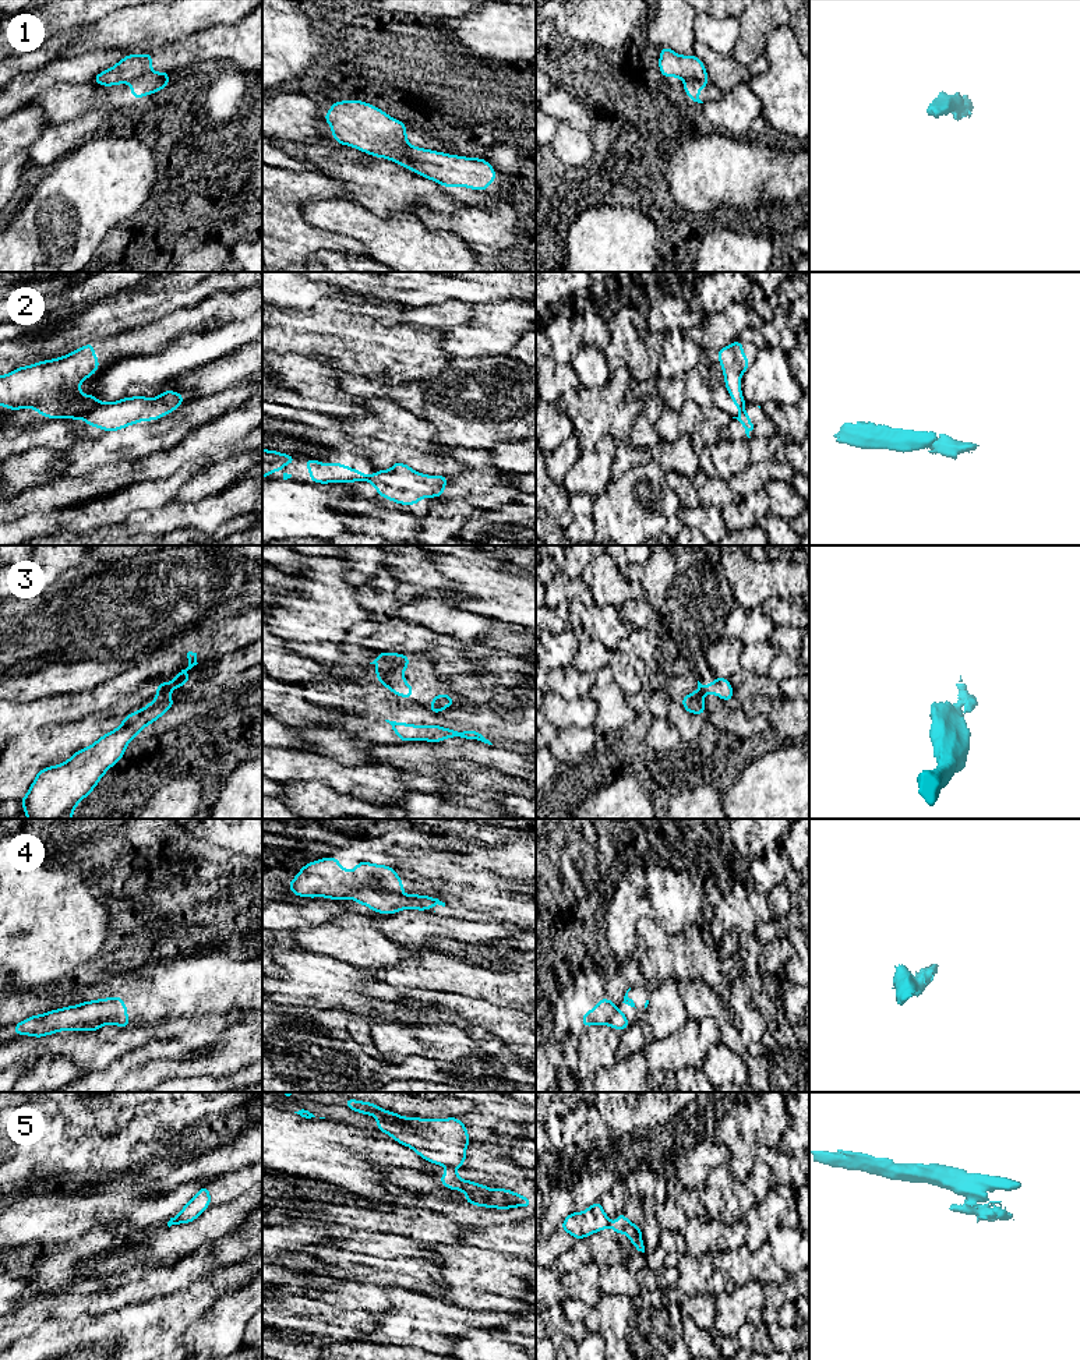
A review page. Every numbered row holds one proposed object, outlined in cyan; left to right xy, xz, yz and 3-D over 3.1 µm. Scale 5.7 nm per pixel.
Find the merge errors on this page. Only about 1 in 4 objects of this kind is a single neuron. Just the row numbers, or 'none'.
1, 2, 3, 4, 5

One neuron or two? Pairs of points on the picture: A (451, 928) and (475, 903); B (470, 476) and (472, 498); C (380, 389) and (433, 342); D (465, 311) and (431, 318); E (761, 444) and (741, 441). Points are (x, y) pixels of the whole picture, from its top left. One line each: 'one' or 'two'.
A: two
B: one
C: two
D: one
E: two

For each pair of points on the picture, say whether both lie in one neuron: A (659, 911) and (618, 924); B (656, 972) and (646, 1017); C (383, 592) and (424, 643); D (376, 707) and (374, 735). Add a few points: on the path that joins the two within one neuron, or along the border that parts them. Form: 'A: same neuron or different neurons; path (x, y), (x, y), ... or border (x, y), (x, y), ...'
A: same neuron; path (649, 910), (632, 910), (628, 914)
B: different neurons; border (677, 982), (664, 979), (650, 992)
C: same neuron; path (383, 608), (383, 615), (408, 638)
D: same neuron; path (376, 714), (374, 728)

